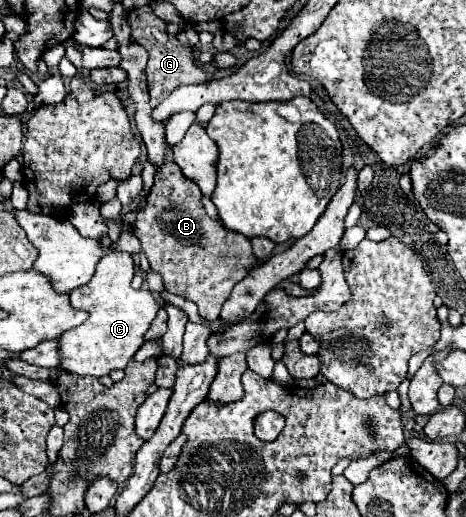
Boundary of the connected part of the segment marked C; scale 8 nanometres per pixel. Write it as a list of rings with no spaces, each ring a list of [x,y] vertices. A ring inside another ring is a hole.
[[[115,249],[113,253],[105,255],[99,261],[97,273],[87,285],[81,285],[81,289],[73,289],[73,293],[69,293],[71,305],[75,309],[89,313],[89,317],[85,319],[83,325],[65,331],[57,339],[57,343],[61,345],[59,353],[63,371],[103,377],[115,369],[125,369],[127,361],[143,345],[143,335],[149,329],[161,305],[151,291],[131,287],[133,275],[135,275],[135,263],[131,255]]]

